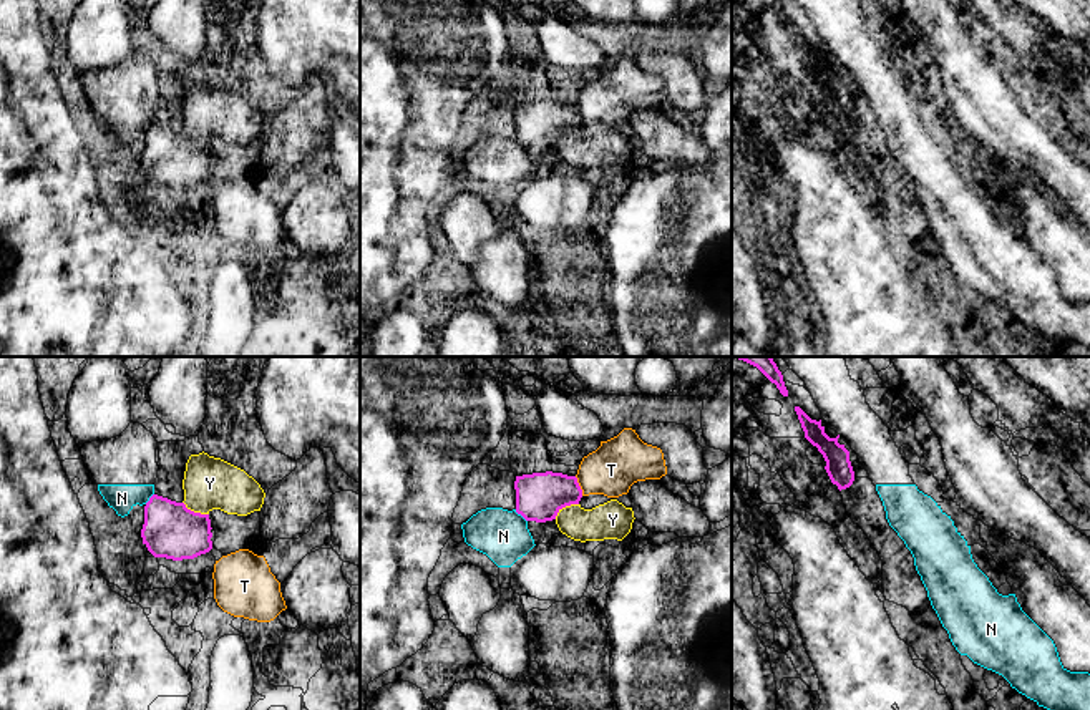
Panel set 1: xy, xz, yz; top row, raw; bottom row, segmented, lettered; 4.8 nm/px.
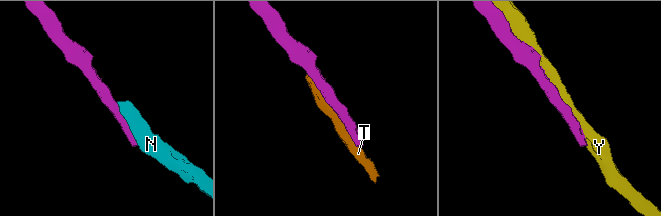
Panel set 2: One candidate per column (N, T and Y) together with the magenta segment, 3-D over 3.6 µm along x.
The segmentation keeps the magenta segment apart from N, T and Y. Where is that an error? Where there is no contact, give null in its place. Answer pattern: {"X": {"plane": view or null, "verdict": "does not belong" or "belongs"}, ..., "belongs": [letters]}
{"N": {"plane": "xz", "verdict": "does not belong"}, "T": {"plane": "xz", "verdict": "does not belong"}, "Y": {"plane": "xz", "verdict": "does not belong"}, "belongs": []}

